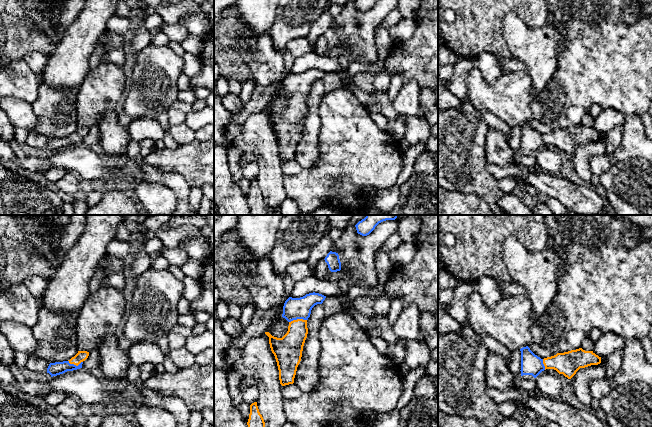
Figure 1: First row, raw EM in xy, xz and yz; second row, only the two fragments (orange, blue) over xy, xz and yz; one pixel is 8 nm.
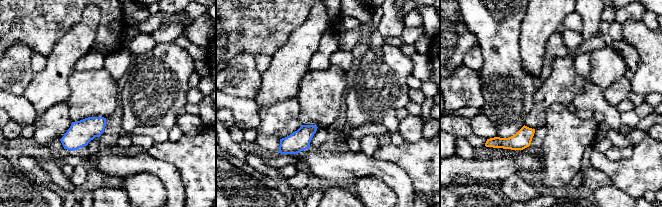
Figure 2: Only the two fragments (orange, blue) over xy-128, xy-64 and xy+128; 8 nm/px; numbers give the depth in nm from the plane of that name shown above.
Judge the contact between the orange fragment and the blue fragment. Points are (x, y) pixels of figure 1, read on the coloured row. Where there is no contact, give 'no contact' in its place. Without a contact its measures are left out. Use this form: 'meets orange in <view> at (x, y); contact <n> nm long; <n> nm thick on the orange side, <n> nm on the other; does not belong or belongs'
meets orange in xz at (297, 319); contact 150 nm long; 220 nm thick on the orange side, 180 nm on the other; belongs

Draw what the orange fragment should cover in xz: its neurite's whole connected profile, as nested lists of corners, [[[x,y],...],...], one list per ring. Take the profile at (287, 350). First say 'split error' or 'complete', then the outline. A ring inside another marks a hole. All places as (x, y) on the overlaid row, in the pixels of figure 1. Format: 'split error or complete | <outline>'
split error | [[[315,292],[300,298],[289,297],[284,303],[282,314],[282,317],[289,322],[287,333],[282,338],[277,338],[265,332],[277,362],[282,386],[294,383],[308,334],[307,320],[312,308],[322,304],[325,298],[326,296]]]

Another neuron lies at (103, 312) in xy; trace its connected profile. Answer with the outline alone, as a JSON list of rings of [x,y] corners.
[[[102,285],[93,292],[77,312],[78,351],[98,350],[101,339],[123,326],[127,307],[121,290]]]

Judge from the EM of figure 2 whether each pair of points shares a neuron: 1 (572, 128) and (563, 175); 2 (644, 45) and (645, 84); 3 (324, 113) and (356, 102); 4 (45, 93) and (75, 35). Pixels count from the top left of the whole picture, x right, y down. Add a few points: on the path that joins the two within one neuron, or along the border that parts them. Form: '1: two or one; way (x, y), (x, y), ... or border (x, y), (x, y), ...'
1: one; way (566, 140), (563, 147), (563, 163)
2: one; way (649, 55), (649, 74)
3: two; border (350, 78), (344, 98)
4: one; way (54, 79), (62, 58), (69, 49)

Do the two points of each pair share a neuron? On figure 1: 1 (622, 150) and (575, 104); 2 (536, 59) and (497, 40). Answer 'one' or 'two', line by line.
1: two
2: two

